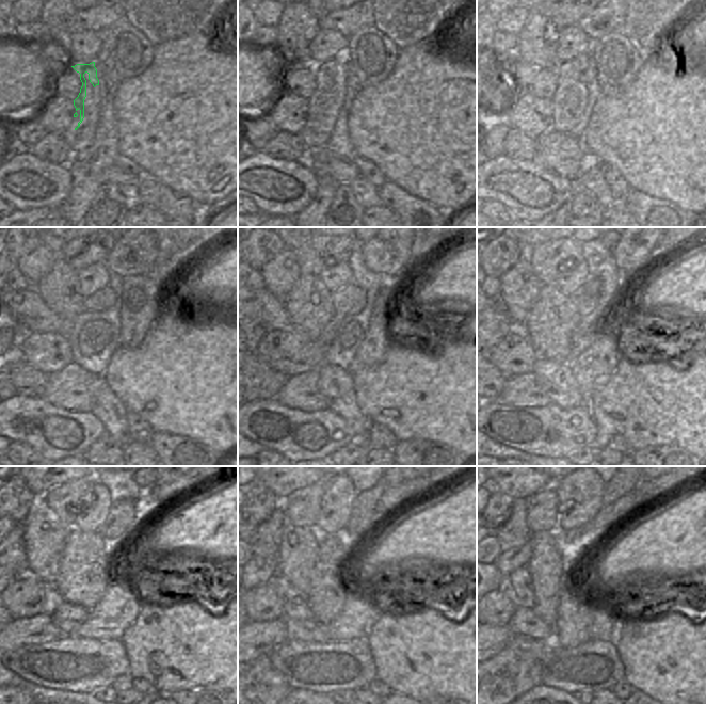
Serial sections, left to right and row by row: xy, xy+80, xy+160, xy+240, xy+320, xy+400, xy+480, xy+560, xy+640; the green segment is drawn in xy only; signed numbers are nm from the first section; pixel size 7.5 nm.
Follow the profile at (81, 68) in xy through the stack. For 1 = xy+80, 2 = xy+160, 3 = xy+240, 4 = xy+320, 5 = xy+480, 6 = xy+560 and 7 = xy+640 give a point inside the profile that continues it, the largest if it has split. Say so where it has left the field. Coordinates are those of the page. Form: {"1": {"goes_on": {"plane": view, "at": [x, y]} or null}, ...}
{"1": {"goes_on": {"plane": "xy+80", "at": [329, 70]}}, "2": {"goes_on": {"plane": "xy+160", "at": [567, 72]}}, "3": {"goes_on": {"plane": "xy+240", "at": [102, 301]}}, "4": {"goes_on": {"plane": "xy+320", "at": [349, 301]}}, "5": {"goes_on": {"plane": "xy+480", "at": [121, 523]}}, "6": {"goes_on": {"plane": "xy+560", "at": [364, 511]}}, "7": {"goes_on": {"plane": "xy+640", "at": [616, 488]}}}

